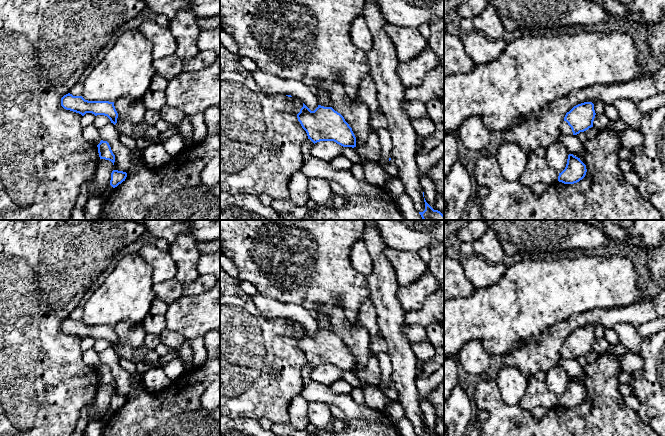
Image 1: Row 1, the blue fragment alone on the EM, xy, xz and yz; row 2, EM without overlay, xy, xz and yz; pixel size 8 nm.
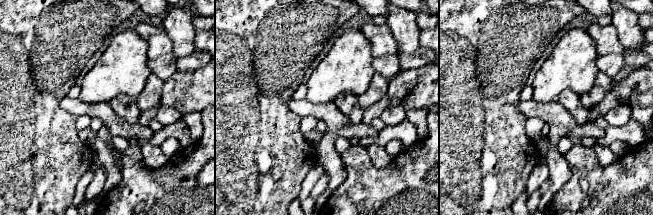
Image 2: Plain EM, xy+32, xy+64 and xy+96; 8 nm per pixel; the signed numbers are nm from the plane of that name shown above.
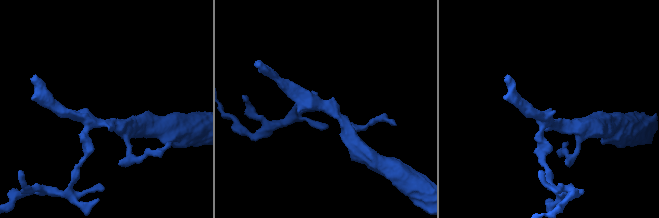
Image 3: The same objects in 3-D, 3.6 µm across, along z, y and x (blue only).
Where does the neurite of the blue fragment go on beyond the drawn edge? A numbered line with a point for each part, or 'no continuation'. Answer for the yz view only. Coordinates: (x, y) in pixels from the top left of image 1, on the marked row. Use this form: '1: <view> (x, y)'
1: yz (565, 129)

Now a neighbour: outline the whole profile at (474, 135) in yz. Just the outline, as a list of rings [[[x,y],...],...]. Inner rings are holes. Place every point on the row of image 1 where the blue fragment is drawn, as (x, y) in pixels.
[[[470,117],[458,130],[463,145],[471,151],[485,154],[490,144],[491,132],[485,127],[481,117]]]

